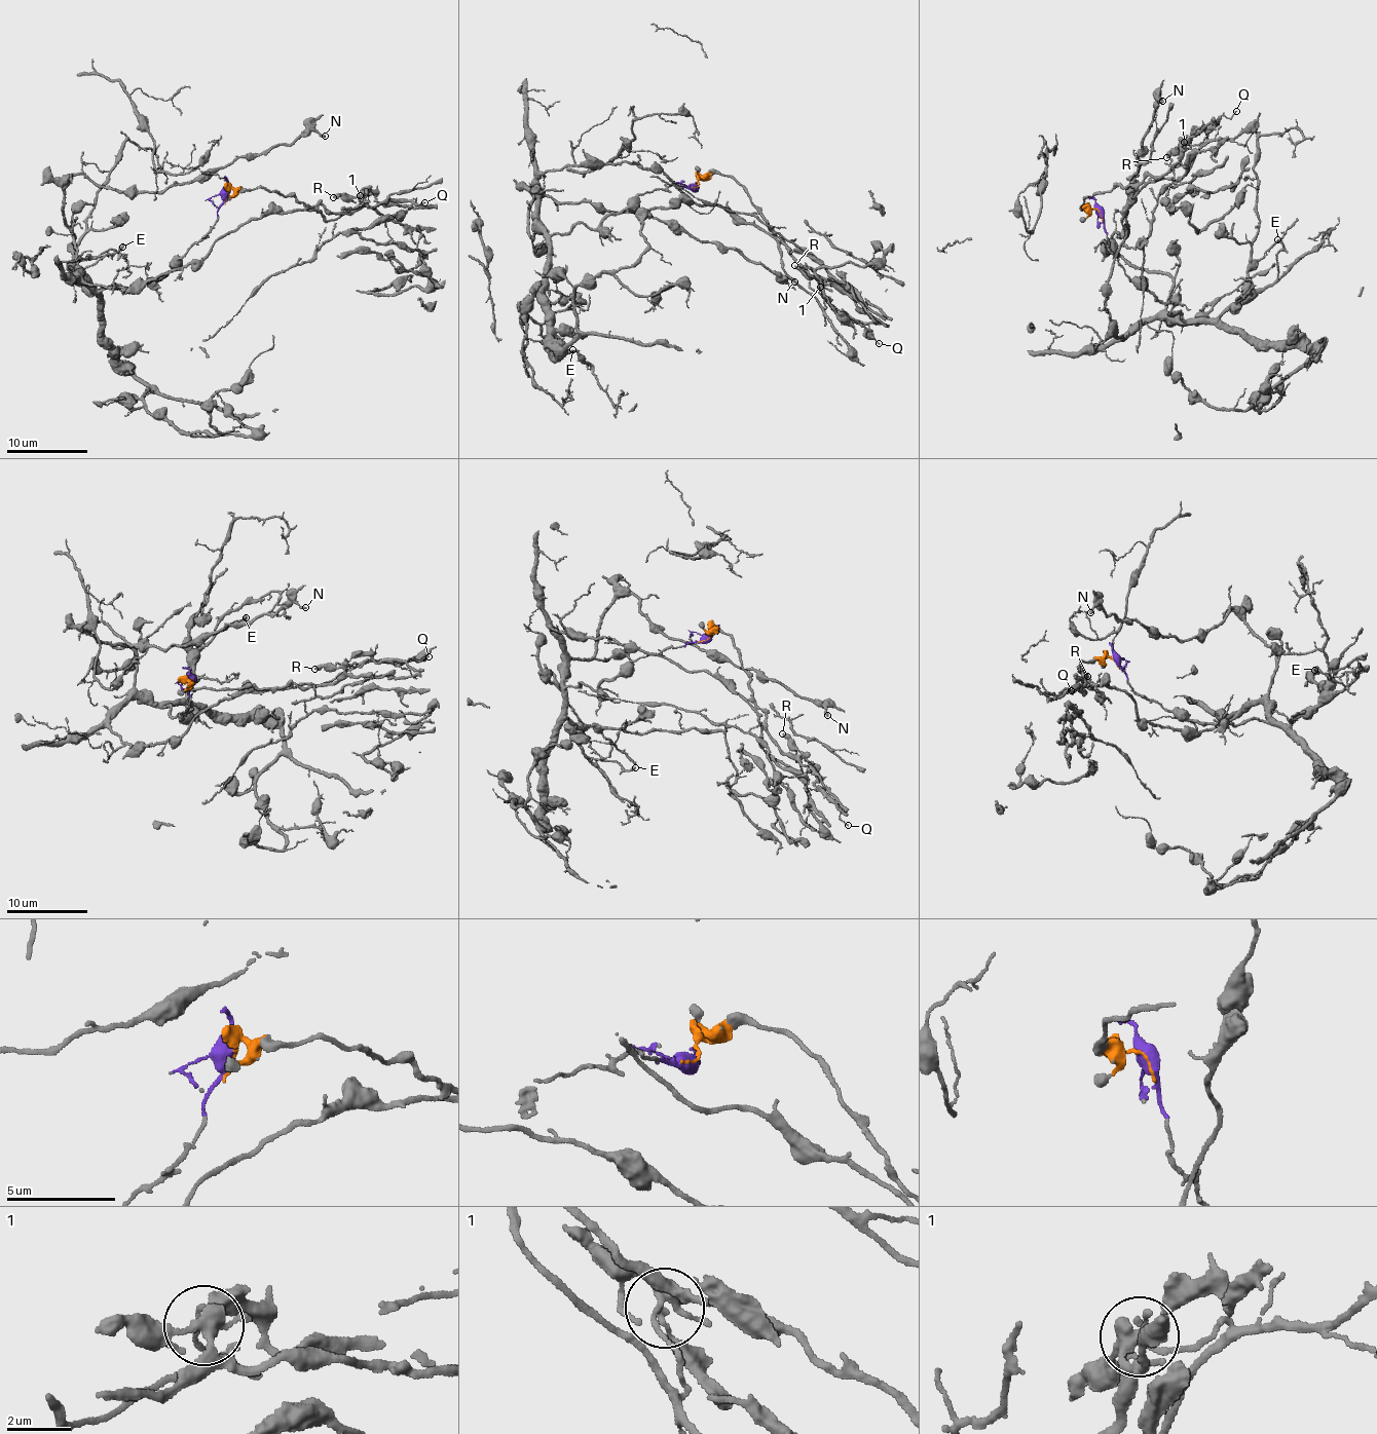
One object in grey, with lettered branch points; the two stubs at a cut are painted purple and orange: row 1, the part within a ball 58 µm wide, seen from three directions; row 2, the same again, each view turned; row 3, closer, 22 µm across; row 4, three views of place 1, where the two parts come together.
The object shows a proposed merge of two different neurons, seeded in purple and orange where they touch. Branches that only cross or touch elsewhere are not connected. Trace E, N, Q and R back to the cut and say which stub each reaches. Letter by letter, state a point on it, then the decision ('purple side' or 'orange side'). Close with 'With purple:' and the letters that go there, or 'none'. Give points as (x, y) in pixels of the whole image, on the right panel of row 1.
E: at (1277, 239); purple side
N: at (1162, 101); purple side
Q: at (1236, 111); orange side
R: at (1166, 157); orange side
With purple: E, N

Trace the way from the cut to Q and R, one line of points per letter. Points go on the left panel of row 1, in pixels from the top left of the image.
Q: (227, 196), (230, 189), (262, 187), (341, 215), (367, 192), (378, 202), (424, 202)
R: (227, 196), (230, 189), (262, 187), (341, 215), (361, 198), (333, 196)

